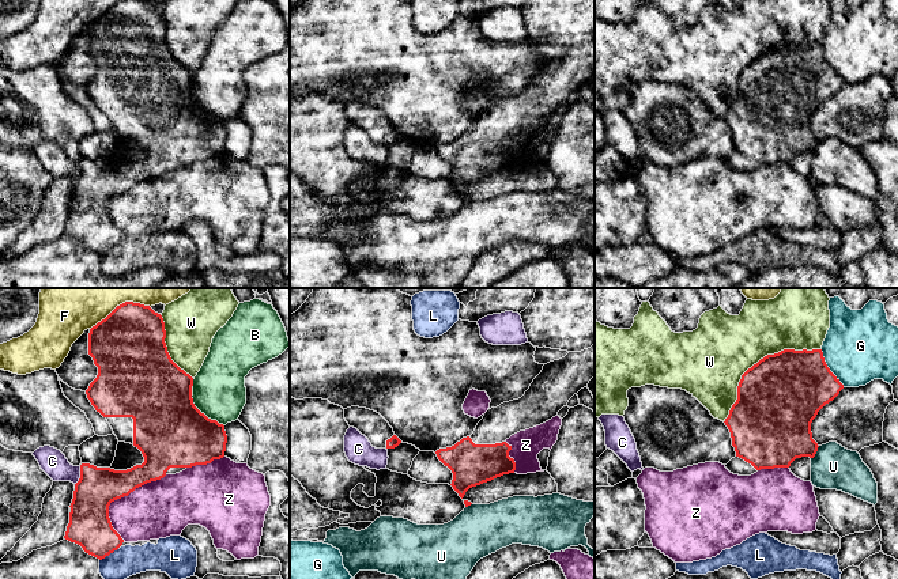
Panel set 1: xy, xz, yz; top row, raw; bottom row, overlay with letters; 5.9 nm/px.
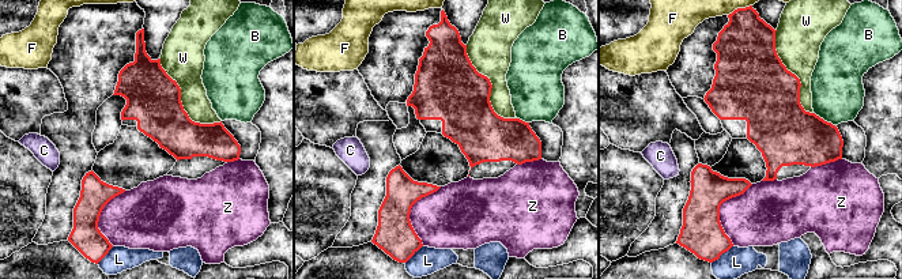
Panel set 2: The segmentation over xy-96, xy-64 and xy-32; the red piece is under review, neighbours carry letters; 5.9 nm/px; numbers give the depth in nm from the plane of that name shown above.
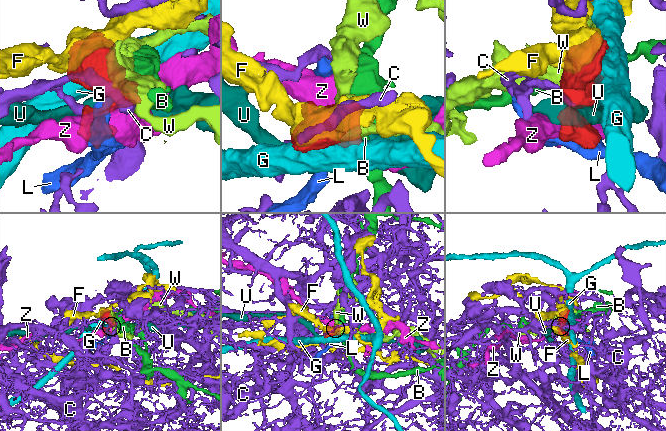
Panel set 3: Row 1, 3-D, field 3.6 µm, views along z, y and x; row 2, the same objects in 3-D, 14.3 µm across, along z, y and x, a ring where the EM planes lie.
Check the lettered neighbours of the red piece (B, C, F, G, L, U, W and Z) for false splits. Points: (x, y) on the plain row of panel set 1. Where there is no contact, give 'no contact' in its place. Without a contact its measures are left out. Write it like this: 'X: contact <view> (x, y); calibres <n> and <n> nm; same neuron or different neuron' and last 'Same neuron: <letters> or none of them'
B: contact xy (203, 109); calibres 420 and 320 nm; different neuron
C: contact xy (80, 170); calibres 240 and 160 nm; different neuron
F: contact xy (106, 12); calibres 440 and 220 nm; different neuron
G: contact yz (829, 64); calibres 440 and 420 nm; different neuron
L: contact xy (108, 250); calibres 240 and 180 nm; different neuron
U: contact yz (815, 148); calibres 360 and 260 nm; different neuron
W: contact yz (759, 56); calibres 480 and 380 nm; different neuron
Z: contact xy (120, 193); calibres 240 and 340 nm; different neuron
Same neuron: none of them

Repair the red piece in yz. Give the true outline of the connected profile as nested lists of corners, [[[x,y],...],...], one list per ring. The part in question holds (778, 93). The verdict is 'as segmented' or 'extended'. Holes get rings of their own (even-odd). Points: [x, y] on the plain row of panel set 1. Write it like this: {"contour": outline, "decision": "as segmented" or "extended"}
{"contour": [[[784,45],[761,54],[742,71],[737,95],[724,117],[736,147],[725,163],[733,170],[751,171],[761,164],[789,163],[796,154],[814,154],[819,141],[812,135],[811,118],[842,84],[822,45]]], "decision": "extended"}

